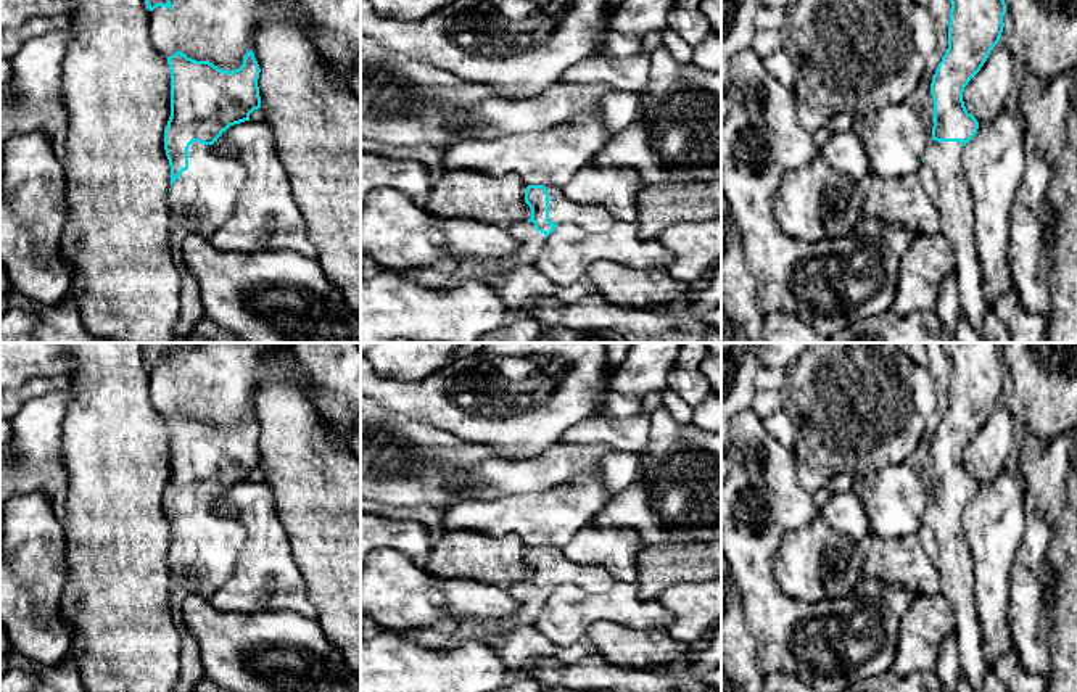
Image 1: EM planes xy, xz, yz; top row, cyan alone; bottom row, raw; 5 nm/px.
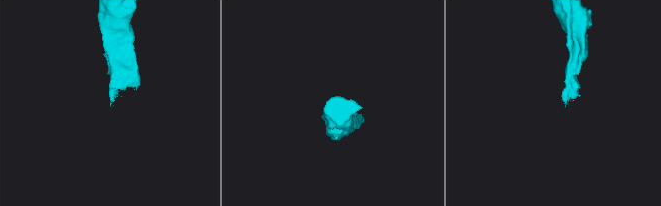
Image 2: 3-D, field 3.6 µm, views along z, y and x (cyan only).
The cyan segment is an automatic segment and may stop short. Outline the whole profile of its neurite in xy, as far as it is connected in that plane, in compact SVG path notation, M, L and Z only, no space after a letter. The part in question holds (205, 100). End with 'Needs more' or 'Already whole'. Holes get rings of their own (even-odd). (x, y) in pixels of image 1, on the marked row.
M253 50L246 51L243 64L235 71L224 71L209 61L196 61L175 51L167 58L171 68L171 116L164 129L164 150L171 166L171 192L167 206L171 225L184 219L195 220L195 232L209 238L233 211L245 183L245 167L230 158L217 154L213 143L230 127L250 121L250 114L261 108L259 64Z. Needs more

